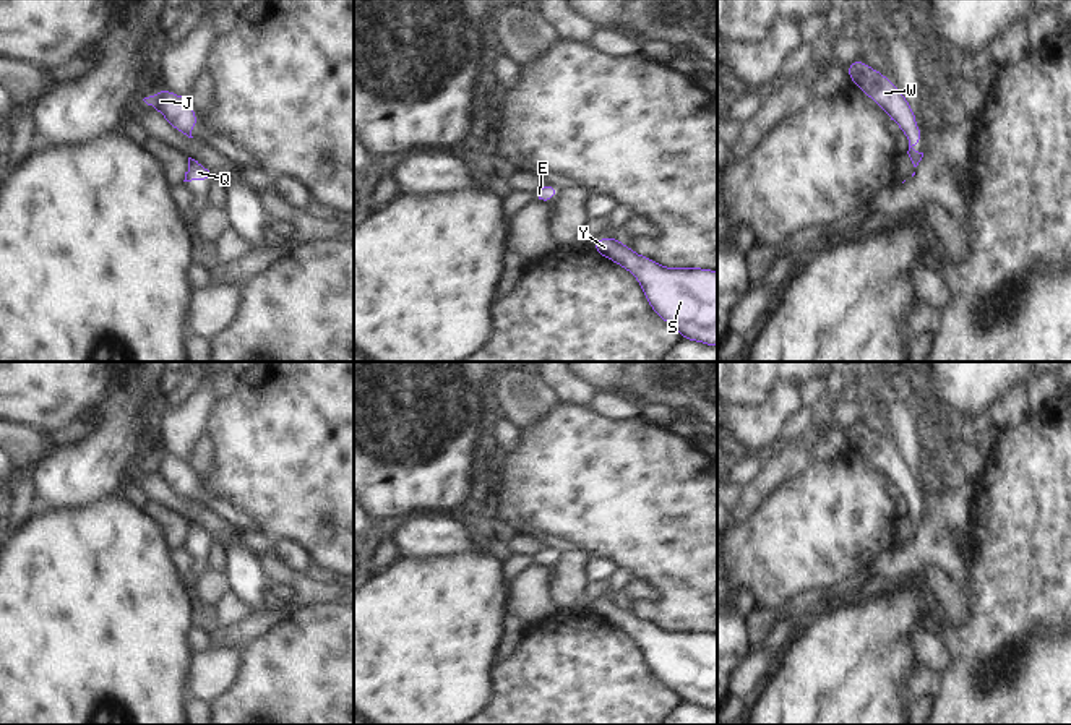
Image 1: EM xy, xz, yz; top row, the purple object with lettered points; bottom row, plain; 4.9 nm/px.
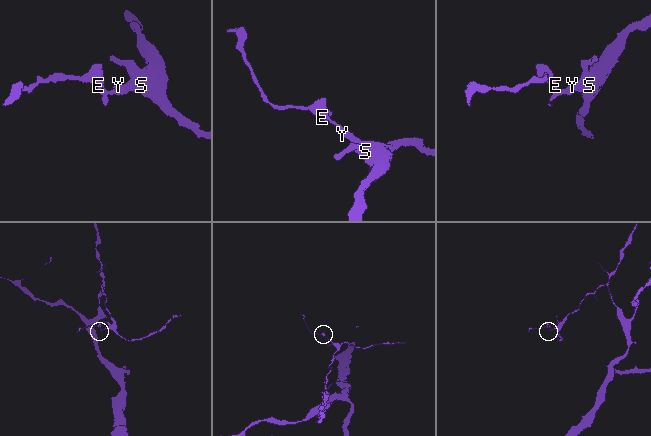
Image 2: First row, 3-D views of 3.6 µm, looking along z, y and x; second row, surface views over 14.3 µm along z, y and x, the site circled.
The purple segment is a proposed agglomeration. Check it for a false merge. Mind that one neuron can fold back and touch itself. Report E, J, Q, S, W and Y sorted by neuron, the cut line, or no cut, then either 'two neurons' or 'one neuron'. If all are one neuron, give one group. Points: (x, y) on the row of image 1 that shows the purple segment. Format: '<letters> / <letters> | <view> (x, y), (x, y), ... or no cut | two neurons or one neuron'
E J Q S W Y | no cut | one neuron

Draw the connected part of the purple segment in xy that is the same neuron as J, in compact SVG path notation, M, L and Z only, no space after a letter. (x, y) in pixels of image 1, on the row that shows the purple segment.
M164 86L154 96L144 97L143 101L161 112L172 128L193 138L191 130L198 123L198 115L191 109L188 97L169 92Z

